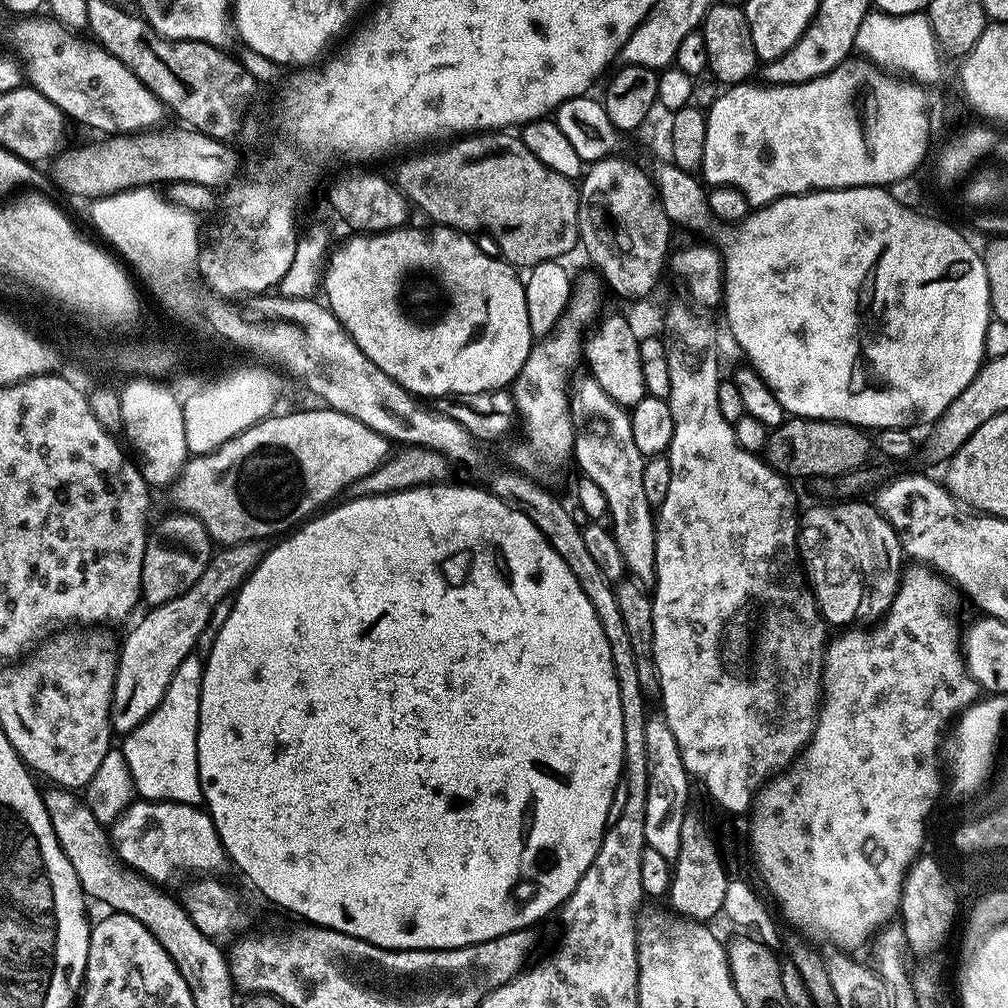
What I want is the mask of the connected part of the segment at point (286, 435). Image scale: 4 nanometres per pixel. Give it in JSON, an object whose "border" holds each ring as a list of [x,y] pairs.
{"border":[[[327,406],[319,407],[308,408],[305,412],[288,412],[285,416],[268,415],[212,452],[193,455],[170,488],[180,507],[177,509],[198,518],[217,545],[264,540],[275,532],[283,533],[307,521],[342,488],[347,489],[353,481],[388,459],[390,441],[382,434],[370,430],[370,426],[358,422],[358,418],[350,418]]]}

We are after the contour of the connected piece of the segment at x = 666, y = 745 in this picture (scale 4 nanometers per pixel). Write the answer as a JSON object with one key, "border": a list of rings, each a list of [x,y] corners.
{"border":[[[660,714],[646,722],[646,774],[646,845],[658,850],[662,858],[675,862],[682,846],[682,818],[690,810],[690,777],[684,768],[678,742],[674,742],[674,734],[670,734],[670,726]]]}

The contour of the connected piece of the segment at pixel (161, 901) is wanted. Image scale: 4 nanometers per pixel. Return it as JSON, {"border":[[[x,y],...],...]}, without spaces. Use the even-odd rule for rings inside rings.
{"border":[[[59,786],[50,788],[49,792],[43,793],[46,814],[50,814],[50,826],[54,826],[54,834],[74,867],[85,895],[102,902],[111,911],[130,914],[142,922],[175,965],[178,964],[178,958],[172,950],[188,950],[184,956],[188,956],[186,966],[192,968],[192,978],[220,978],[220,994],[228,992],[234,998],[236,988],[229,974],[227,955],[222,948],[220,950],[217,945],[219,943],[198,930],[198,926],[190,921],[185,908],[173,895],[171,897],[160,890],[161,887],[155,881],[149,880],[121,860],[112,846],[109,829],[100,824],[98,818],[94,818],[87,803],[81,797],[79,800],[75,791]]]}

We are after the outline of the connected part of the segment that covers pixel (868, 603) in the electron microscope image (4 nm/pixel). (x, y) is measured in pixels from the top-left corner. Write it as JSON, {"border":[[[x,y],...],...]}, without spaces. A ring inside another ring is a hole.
{"border":[[[842,500],[830,506],[814,506],[799,519],[797,553],[820,615],[829,624],[848,626],[864,618],[876,620],[892,604],[904,564],[900,536],[878,508],[864,500]]]}

